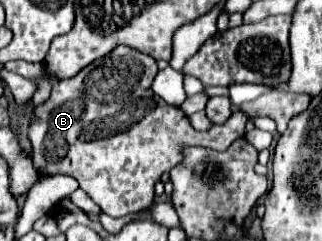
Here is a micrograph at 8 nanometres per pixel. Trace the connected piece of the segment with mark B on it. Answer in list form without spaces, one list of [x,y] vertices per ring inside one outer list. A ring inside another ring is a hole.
[[[119,45],[107,57],[89,63],[75,77],[57,81],[53,85],[51,97],[45,103],[33,107],[33,117],[27,133],[33,147],[31,161],[39,175],[71,175],[79,181],[79,187],[87,191],[89,197],[101,207],[103,213],[109,217],[123,217],[153,203],[155,183],[165,171],[179,163],[183,145],[201,145],[223,151],[243,135],[247,115],[241,111],[235,111],[223,125],[213,125],[207,131],[193,129],[187,115],[179,107],[163,103],[163,99],[151,91],[151,81],[155,75],[157,63],[153,57]]]

